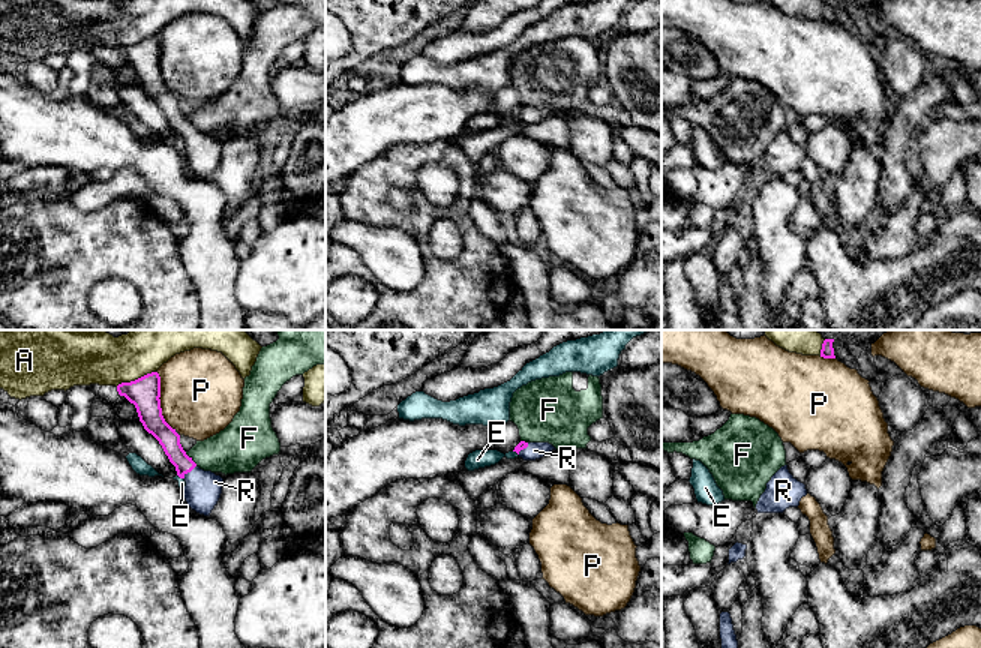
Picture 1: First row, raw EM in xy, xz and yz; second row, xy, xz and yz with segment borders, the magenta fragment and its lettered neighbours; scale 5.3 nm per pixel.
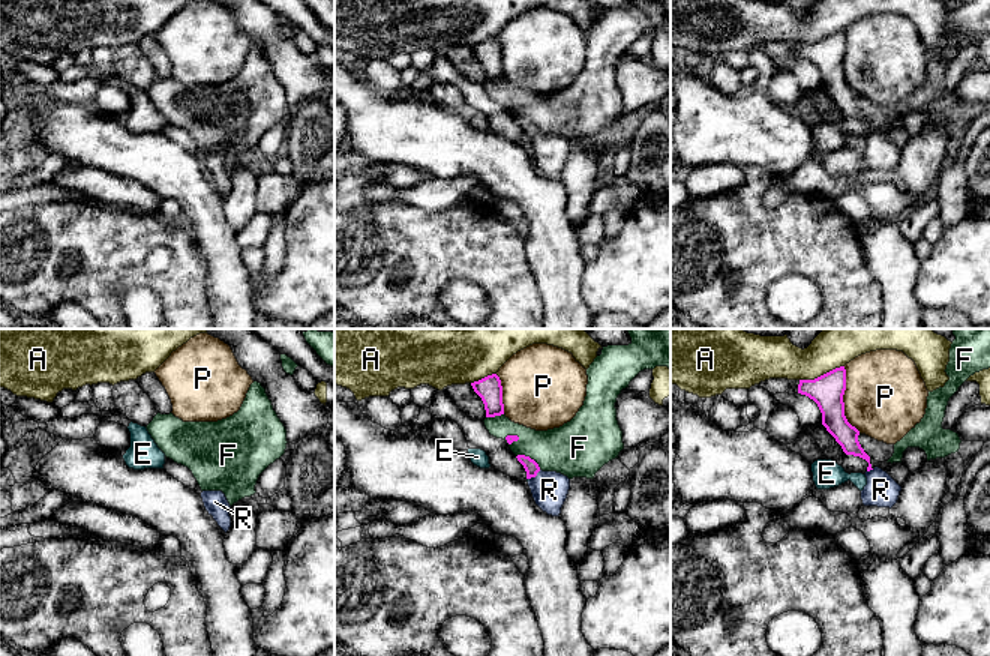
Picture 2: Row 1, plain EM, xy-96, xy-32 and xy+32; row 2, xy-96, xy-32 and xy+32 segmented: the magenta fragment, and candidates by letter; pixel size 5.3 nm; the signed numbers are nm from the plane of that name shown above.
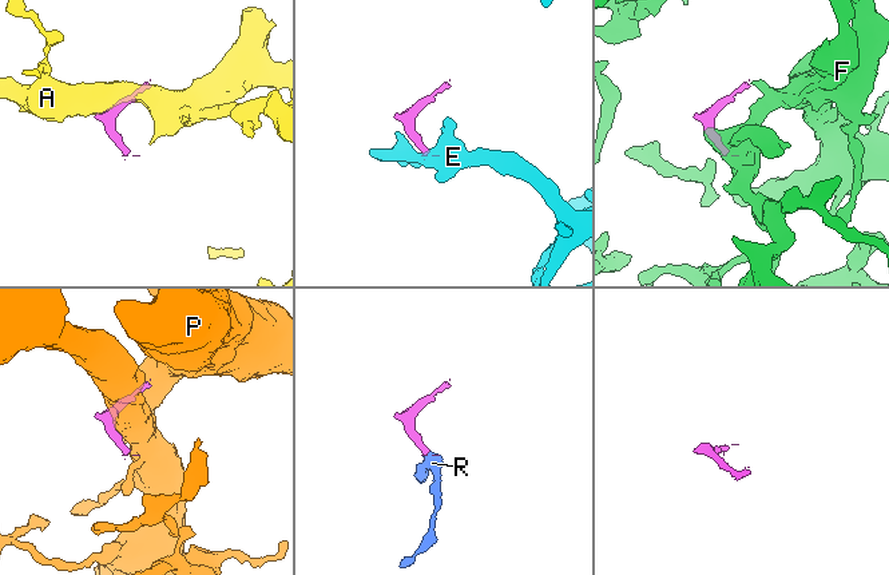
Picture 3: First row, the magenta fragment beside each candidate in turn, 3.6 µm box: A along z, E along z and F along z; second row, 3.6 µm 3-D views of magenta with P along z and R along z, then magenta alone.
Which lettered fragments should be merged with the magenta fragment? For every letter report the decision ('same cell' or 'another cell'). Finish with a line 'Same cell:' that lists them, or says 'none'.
A: another cell
E: another cell
F: another cell
P: another cell
R: same cell
Same cell: R

